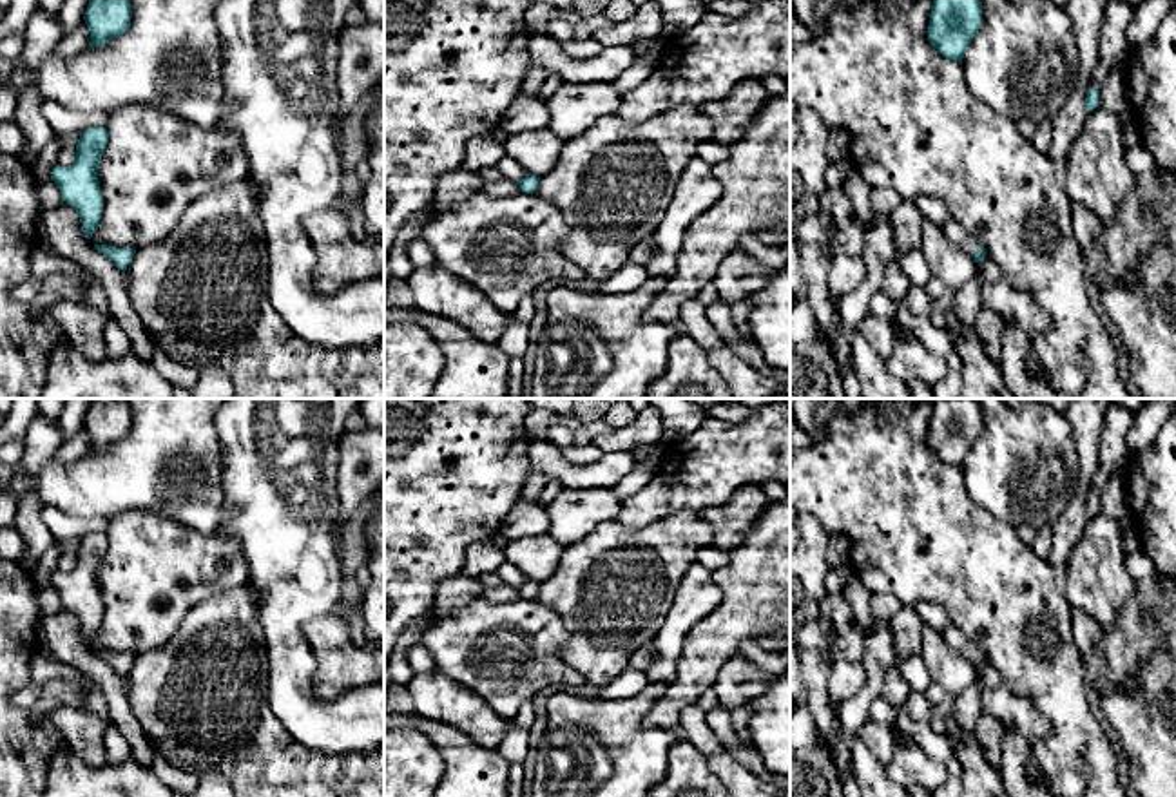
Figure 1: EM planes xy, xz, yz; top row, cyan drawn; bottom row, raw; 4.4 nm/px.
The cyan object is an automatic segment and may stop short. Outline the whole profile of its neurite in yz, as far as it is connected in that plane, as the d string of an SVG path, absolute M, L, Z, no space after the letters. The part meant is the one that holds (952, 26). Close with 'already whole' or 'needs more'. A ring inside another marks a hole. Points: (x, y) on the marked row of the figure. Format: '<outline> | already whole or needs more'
M933 0L928 24L928 42L944 58L962 62L980 25L980 0Z | already whole

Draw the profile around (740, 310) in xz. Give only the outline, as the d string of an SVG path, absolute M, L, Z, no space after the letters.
M747 297L730 304L732 321L743 339L752 339L752 324L750 324L752 308L754 304Z

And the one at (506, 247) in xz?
M478 190L449 210L435 210L433 219L422 226L435 264L480 290L500 313L515 313L520 299L547 281L585 277L560 250L567 234L562 210L535 192L495 197Z

